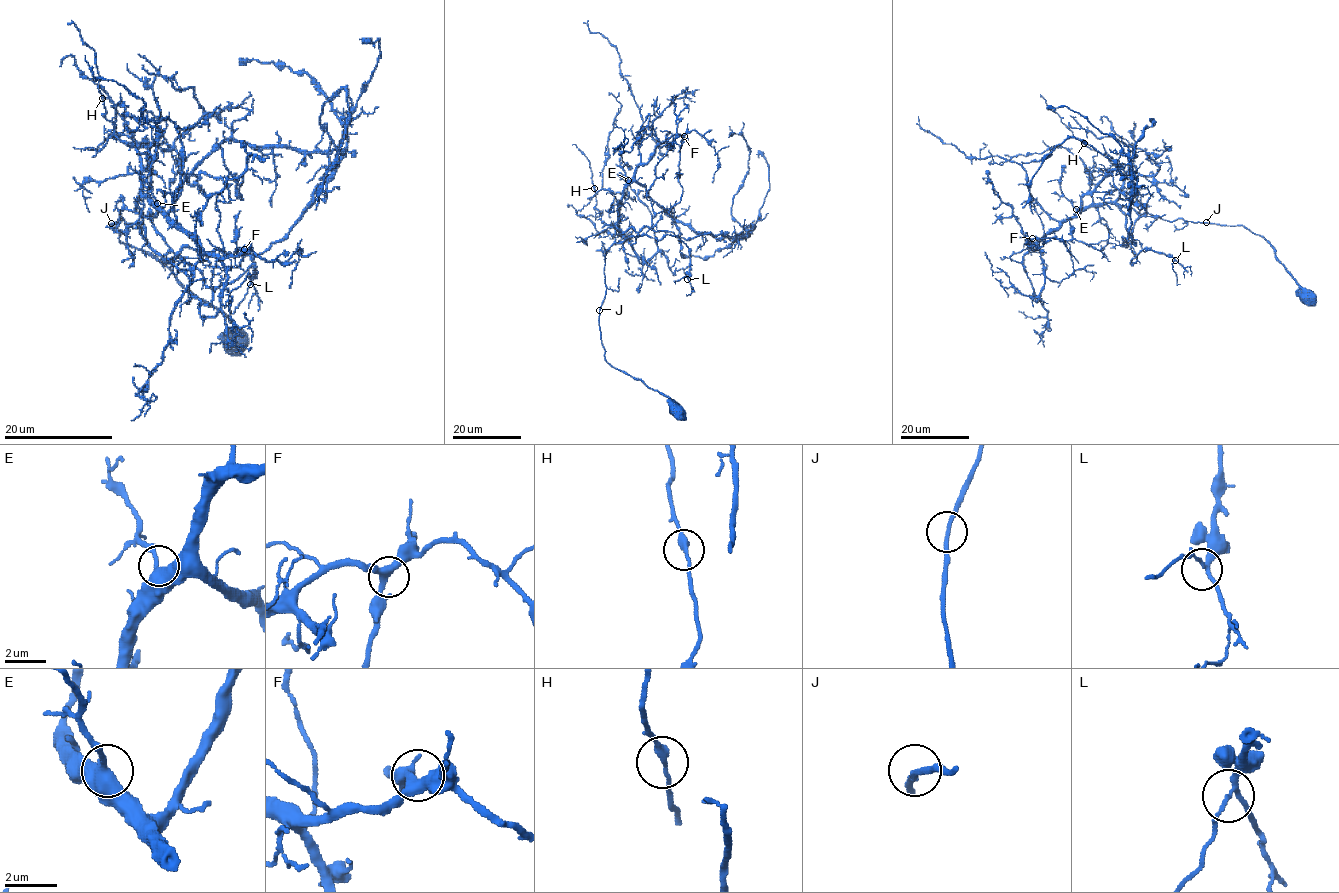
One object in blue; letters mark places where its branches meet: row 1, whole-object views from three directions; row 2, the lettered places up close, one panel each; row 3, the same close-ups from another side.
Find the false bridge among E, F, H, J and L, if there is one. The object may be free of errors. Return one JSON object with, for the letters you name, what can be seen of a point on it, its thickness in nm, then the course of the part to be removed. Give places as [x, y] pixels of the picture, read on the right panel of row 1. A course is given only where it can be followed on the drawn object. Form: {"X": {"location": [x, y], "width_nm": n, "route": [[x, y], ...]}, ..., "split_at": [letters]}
{"split_at": []}

